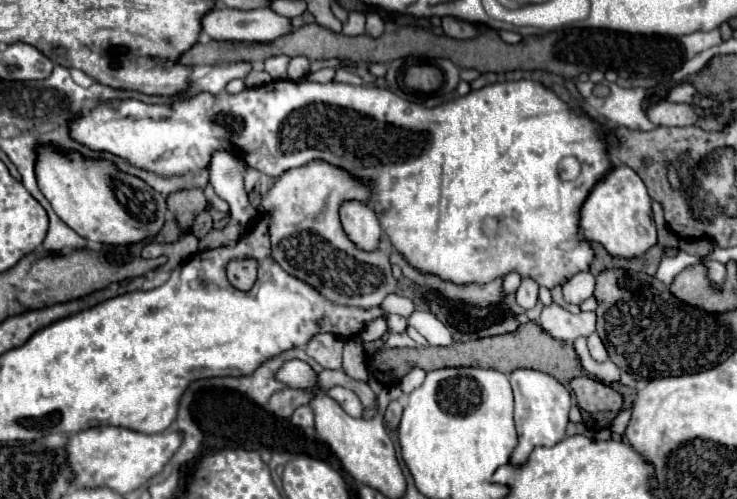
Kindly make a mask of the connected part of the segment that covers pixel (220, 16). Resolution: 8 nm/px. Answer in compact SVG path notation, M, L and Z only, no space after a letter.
M212 9L202 19L202 31L216 41L274 41L292 33L292 21L272 9Z

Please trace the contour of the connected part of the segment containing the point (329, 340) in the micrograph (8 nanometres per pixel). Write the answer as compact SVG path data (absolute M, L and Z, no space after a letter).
M316 335L306 345L306 353L320 363L324 369L340 369L342 367L342 347L344 343L334 335Z

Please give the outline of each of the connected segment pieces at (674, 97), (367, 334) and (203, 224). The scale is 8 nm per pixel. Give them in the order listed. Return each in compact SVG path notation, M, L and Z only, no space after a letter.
M682 83L682 85L676 85L670 89L668 93L668 101L670 103L692 103L692 97L696 95L698 91L690 85L690 83Z
M380 317L378 321L372 321L370 325L366 325L366 329L360 333L360 339L362 339L364 343L376 341L376 339L384 337L384 333L386 333L386 319Z
M204 211L204 213L200 213L200 215L196 217L196 223L194 223L194 227L192 227L192 233L194 233L196 237L204 237L204 235L210 231L210 227L212 227L212 219L210 219L208 211Z

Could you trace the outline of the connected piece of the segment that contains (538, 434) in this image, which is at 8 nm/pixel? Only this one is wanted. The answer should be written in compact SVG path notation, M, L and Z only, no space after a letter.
M516 369L510 373L510 383L514 389L516 409L514 409L514 421L518 431L518 447L512 453L510 463L514 467L520 467L528 461L534 447L552 447L558 441L566 437L566 425L568 425L568 413L572 407L570 389L562 385L556 377L536 371L536 369Z

